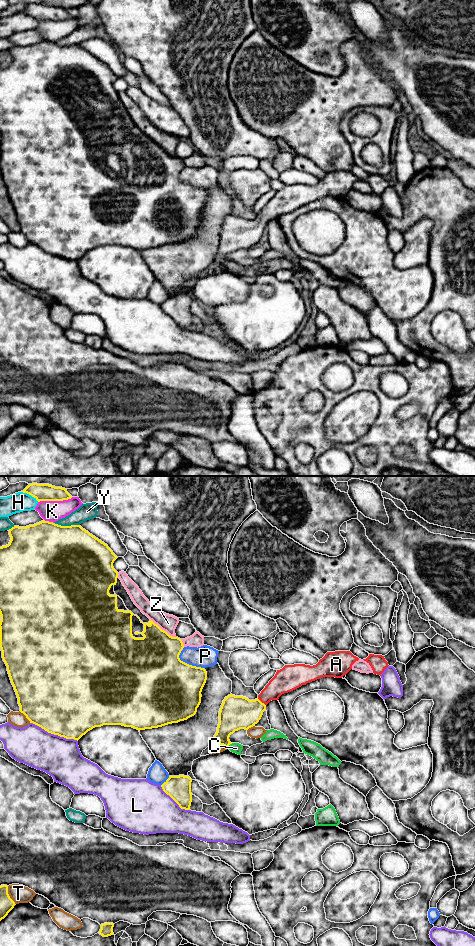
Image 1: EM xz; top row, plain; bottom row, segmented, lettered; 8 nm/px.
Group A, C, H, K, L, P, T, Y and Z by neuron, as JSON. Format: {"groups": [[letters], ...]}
{"groups": [["A", "C"], ["H"], ["K"], ["L"], ["P"], ["T"], ["Y"], ["Z"]]}

